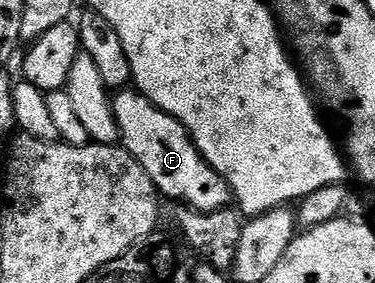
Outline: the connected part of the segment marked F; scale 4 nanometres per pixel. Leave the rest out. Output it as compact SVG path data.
M126 87L114 92L112 99L115 123L119 123L121 132L120 144L135 158L139 167L143 167L143 171L151 175L151 183L162 198L170 197L173 203L188 205L191 209L201 211L217 211L230 204L231 194L228 183L219 175L219 171L215 171L215 167L207 163L207 159L203 159L203 155L197 150L192 137L189 136L189 132L183 127L183 123L179 123L171 115L155 107L155 103L148 101L144 95L137 92L136 88Z

